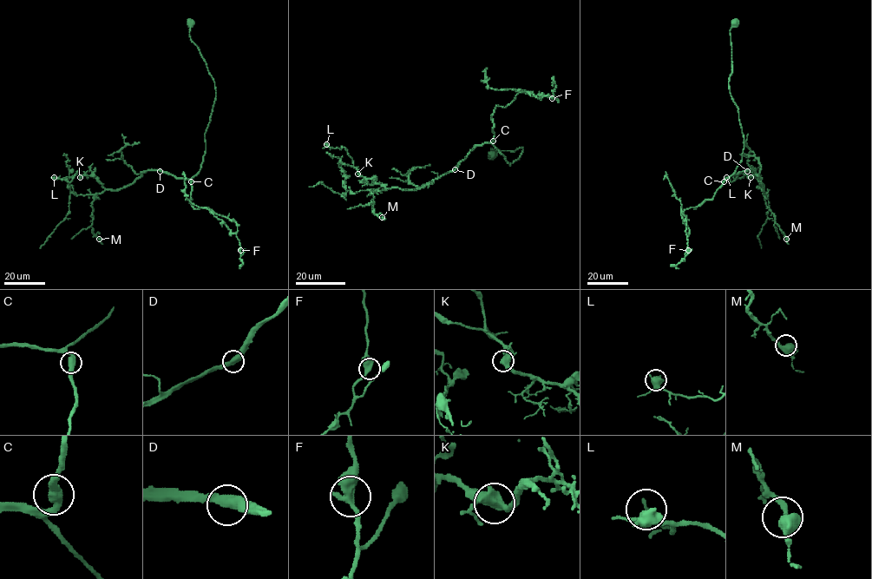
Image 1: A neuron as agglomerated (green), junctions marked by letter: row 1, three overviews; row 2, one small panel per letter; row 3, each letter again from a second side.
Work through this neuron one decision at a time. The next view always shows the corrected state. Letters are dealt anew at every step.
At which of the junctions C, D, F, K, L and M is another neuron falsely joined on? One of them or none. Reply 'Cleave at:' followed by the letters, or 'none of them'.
Cleave at: none of them

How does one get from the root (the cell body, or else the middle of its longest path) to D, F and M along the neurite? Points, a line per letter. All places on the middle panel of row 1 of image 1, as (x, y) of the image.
D: (492, 154), (491, 148), (515, 151), (522, 148), (520, 158), (509, 166), (491, 143), (477, 145), (455, 169)
F: (492, 154), (491, 148), (522, 151), (509, 166), (492, 144), (496, 107), (520, 92), (552, 98)
M: (492, 154), (522, 148), (509, 166), (491, 143), (477, 145), (430, 184), (373, 191), (371, 207), (382, 217)

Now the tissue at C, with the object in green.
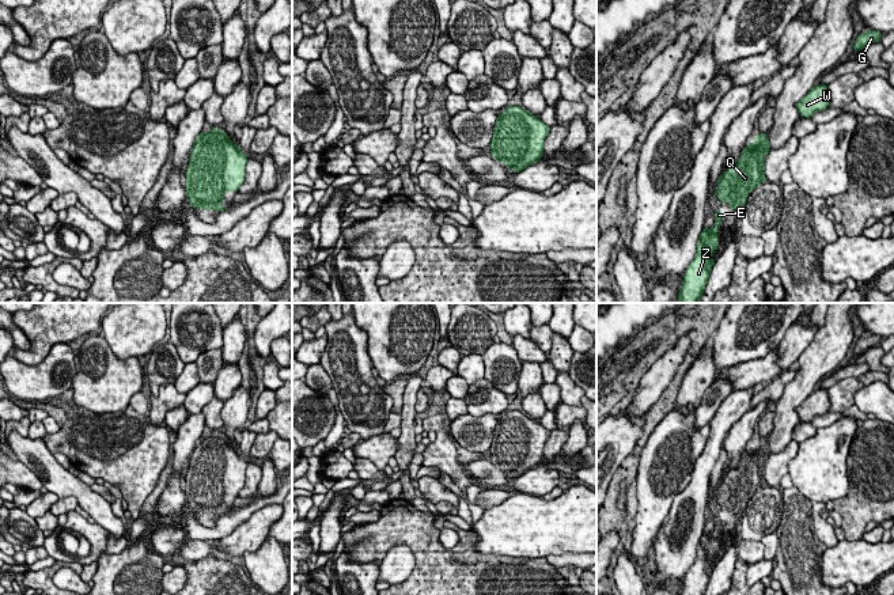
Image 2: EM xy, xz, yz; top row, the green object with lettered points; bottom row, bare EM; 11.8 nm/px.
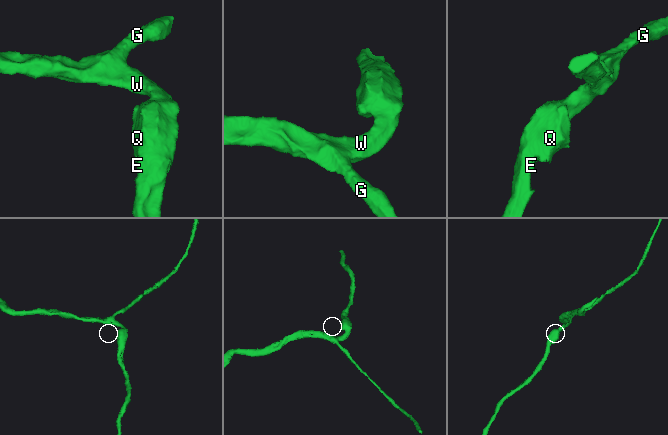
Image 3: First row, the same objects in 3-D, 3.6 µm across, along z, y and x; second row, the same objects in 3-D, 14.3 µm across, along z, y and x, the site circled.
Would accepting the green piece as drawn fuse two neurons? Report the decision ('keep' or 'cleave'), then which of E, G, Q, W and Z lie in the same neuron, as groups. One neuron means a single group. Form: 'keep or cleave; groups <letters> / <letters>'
keep; groups E G Q W Z

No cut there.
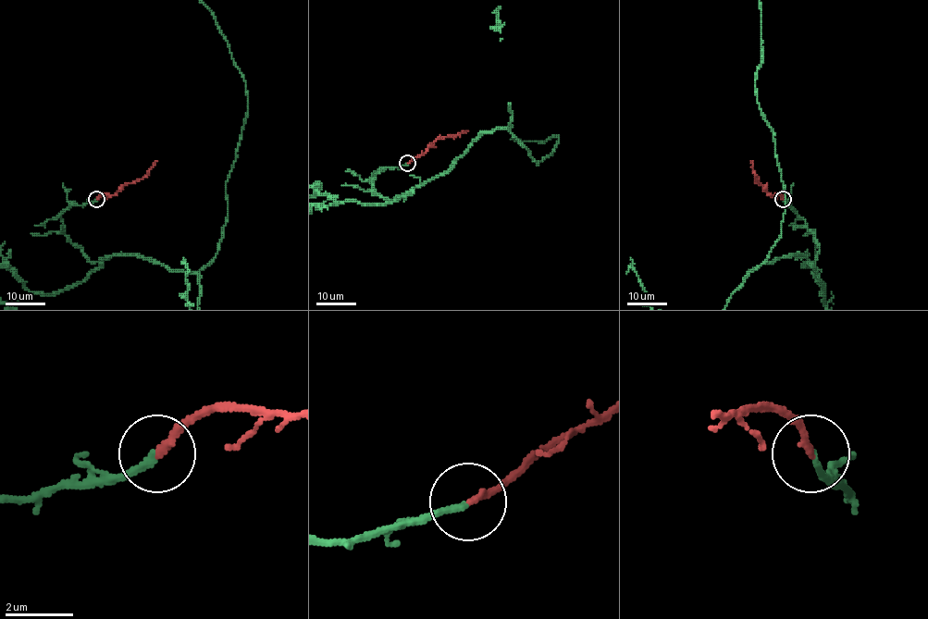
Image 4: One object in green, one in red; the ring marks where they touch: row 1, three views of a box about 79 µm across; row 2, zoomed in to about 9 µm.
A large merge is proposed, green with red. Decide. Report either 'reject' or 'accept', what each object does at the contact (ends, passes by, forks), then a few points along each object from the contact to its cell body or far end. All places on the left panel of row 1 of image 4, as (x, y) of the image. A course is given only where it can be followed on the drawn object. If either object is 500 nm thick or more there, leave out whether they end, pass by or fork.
accept | green ends | red ends | green via (96, 200), (59, 216), (92, 262), (143, 255), (194, 272), (216, 254), (247, 90) | red via (96, 200), (103, 194), (116, 194), (128, 182), (142, 179), (156, 161)

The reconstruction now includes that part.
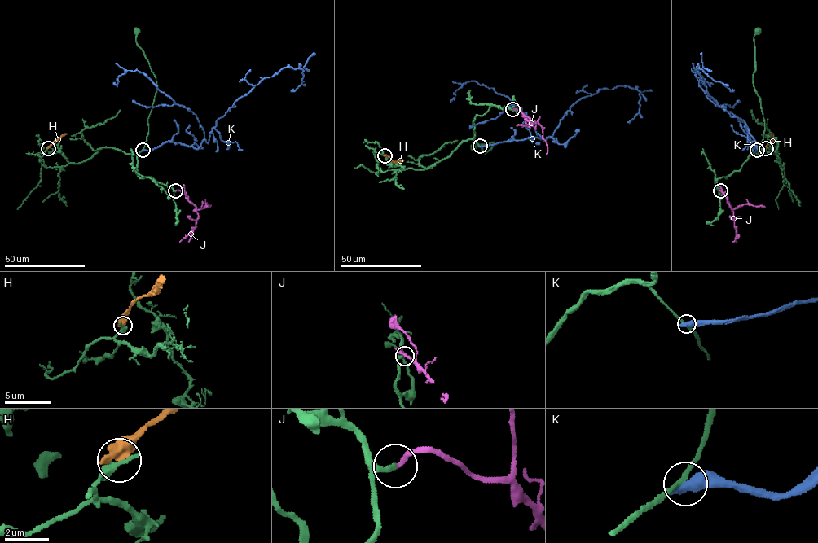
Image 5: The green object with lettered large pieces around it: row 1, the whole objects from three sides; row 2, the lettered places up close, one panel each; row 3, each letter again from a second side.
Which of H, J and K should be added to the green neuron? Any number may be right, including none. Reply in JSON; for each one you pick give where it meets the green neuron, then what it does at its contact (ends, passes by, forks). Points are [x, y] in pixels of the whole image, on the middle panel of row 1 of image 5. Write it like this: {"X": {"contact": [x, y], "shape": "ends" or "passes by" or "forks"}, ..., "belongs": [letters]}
{"J": {"contact": [512, 109], "shape": "ends"}, "belongs": ["J"]}

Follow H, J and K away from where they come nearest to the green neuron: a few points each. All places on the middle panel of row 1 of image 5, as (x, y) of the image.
H: (384, 155), (393, 161), (403, 160)
J: (512, 109), (520, 111), (543, 128), (546, 154)
K: (480, 146), (533, 137), (544, 141), (573, 103), (617, 86), (639, 92), (639, 112), (628, 122)

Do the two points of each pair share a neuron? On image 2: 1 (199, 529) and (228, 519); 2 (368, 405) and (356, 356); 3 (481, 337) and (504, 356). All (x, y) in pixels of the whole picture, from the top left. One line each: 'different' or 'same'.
1: same
2: same
3: different

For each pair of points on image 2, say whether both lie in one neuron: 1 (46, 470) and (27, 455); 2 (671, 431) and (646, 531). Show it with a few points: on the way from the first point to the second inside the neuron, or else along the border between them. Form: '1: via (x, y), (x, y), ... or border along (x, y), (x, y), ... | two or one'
1: via (42, 466), (31, 455) | one
2: via (655, 455), (650, 465), (650, 507) | one

